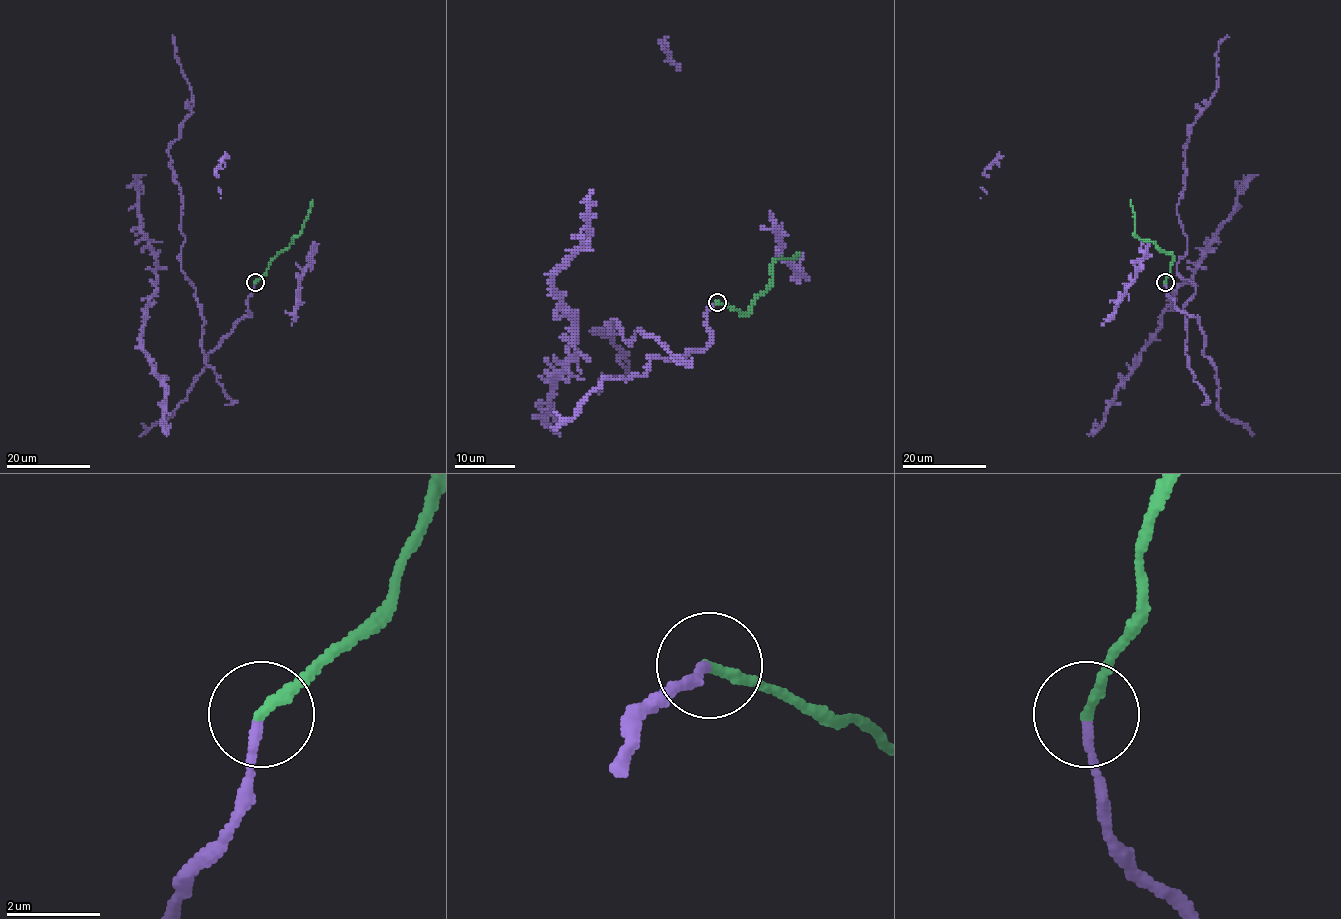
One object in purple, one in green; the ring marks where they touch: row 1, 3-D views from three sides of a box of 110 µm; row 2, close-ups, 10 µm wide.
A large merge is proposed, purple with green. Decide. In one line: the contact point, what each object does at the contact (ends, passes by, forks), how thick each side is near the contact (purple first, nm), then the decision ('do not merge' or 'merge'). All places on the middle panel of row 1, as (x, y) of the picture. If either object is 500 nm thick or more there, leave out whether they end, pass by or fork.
(717, 302) | purple ends | green ends | 190/240 nm | merge

